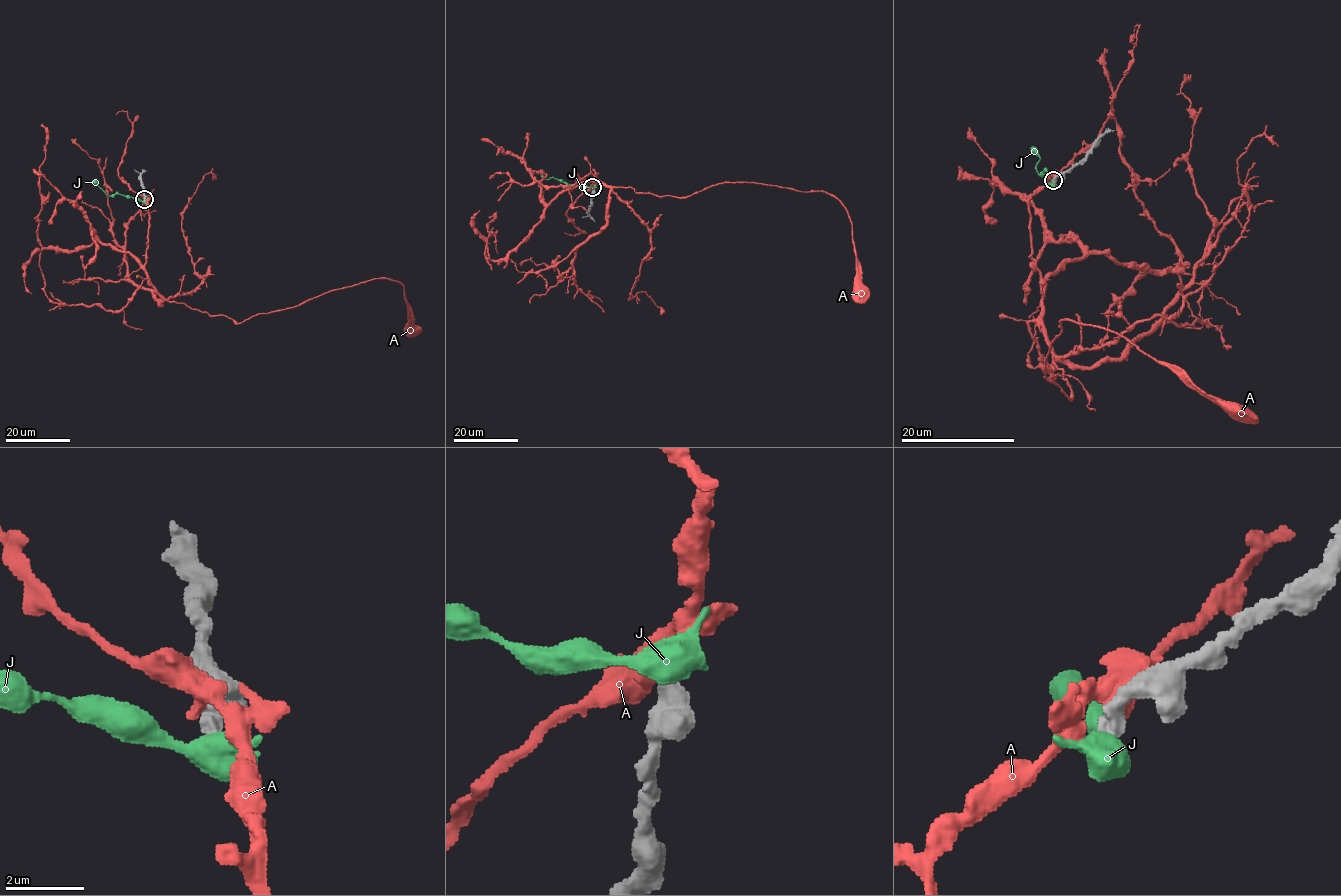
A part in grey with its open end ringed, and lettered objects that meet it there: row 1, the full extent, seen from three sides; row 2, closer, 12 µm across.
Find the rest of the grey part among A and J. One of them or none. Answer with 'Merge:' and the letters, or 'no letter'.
Merge: no letter

